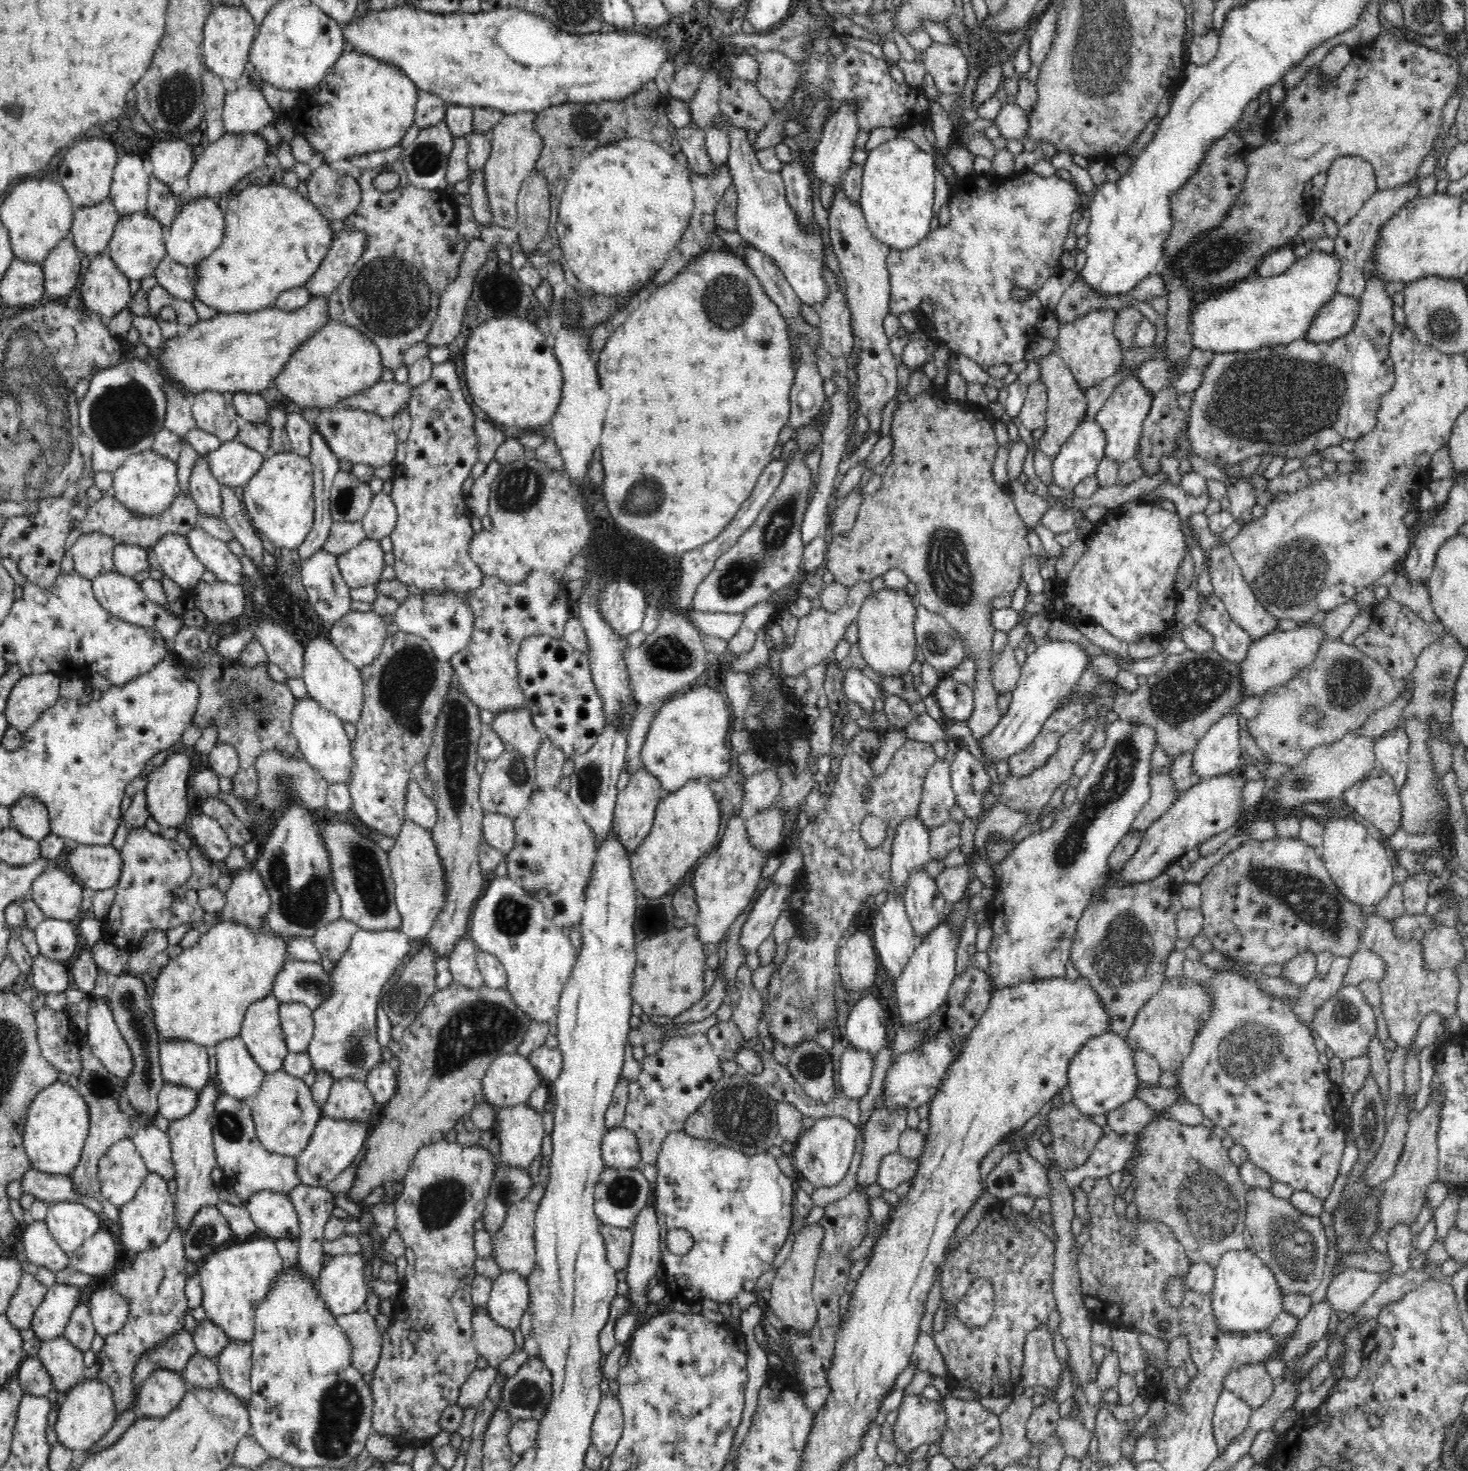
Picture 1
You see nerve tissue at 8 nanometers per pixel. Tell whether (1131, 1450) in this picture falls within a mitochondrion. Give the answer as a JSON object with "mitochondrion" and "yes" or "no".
{"mitochondrion":"no"}

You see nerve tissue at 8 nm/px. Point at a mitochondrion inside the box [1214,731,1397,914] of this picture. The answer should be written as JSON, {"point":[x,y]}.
{"point":[1301,782]}

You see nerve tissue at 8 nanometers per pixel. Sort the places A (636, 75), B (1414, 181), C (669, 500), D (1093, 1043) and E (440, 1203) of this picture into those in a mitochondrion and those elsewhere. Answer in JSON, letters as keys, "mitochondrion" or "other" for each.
{"A":"other","B":"other","C":"mitochondrion","D":"other","E":"mitochondrion"}

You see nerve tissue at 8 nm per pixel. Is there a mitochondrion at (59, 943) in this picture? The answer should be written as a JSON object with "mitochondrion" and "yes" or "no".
{"mitochondrion":"no"}

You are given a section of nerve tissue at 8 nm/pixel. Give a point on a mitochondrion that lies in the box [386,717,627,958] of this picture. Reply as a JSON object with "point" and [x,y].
{"point":[512,918]}

